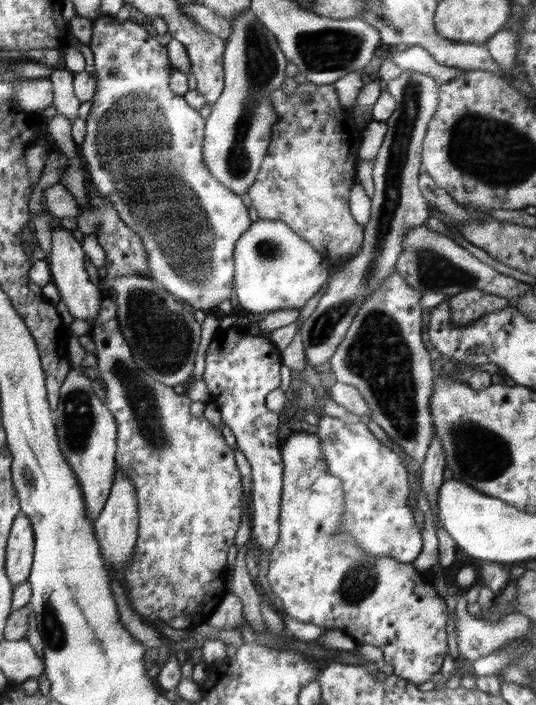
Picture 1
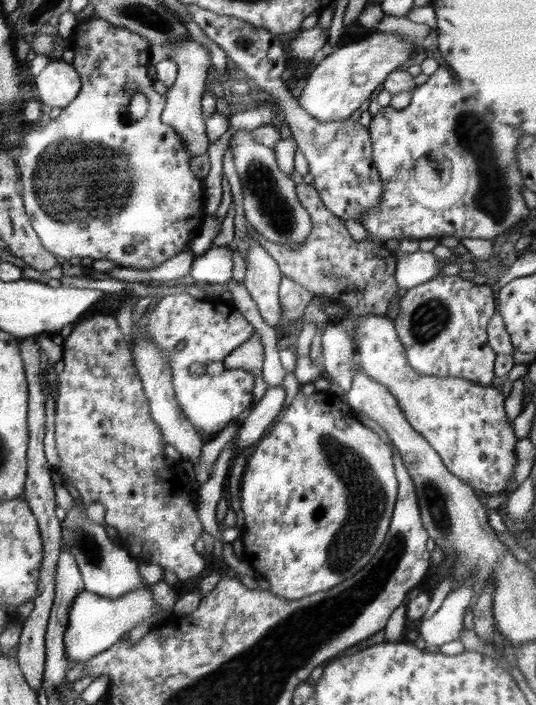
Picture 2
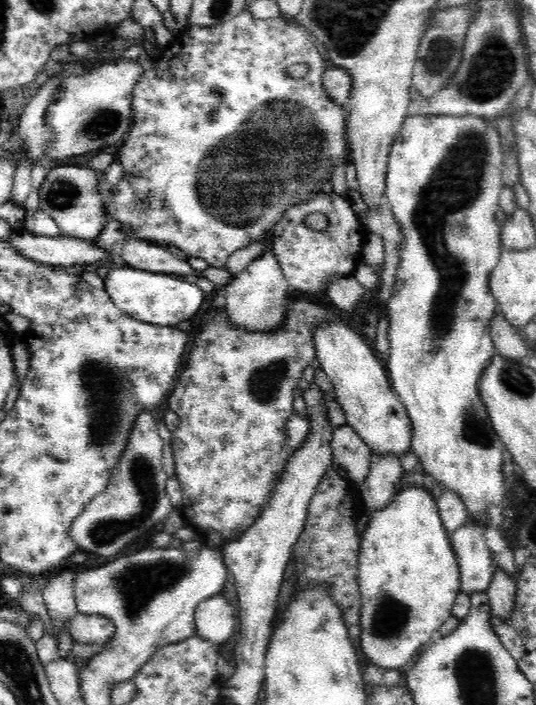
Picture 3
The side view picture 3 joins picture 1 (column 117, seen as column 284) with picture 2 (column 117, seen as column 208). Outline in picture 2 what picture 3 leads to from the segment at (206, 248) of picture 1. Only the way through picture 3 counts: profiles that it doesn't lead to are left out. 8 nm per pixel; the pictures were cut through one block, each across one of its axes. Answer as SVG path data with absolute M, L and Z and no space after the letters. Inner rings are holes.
M98 17L80 22L68 40L74 52L71 65L81 78L81 89L57 119L26 124L15 154L24 210L42 246L55 257L111 260L117 266L140 271L159 267L182 250L189 250L206 210L204 182L190 170L191 156L178 131L161 120L166 97L158 94L148 75L150 43L141 34ZM128 83L136 83L137 91L149 98L148 110L140 120L128 117Z

